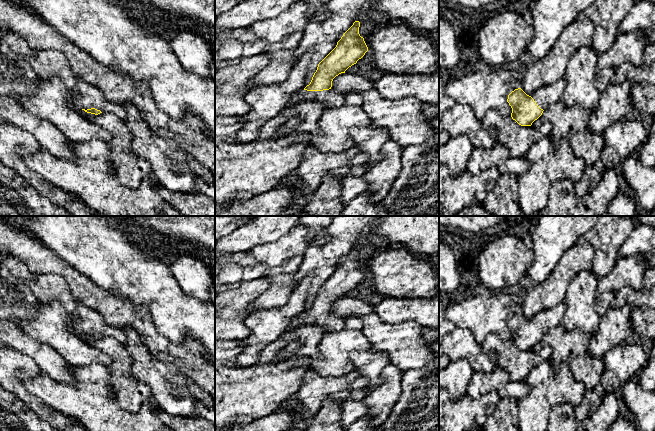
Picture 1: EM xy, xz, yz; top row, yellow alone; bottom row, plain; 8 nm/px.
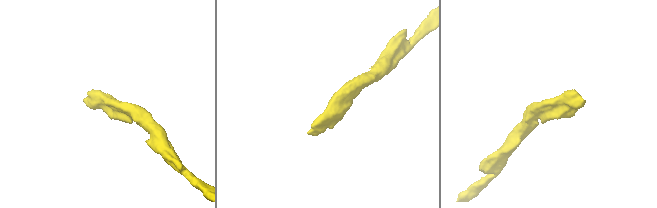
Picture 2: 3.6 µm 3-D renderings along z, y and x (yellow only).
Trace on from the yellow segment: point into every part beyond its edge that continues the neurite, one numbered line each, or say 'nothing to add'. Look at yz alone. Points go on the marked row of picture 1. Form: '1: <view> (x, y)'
1: yz (552, 93)

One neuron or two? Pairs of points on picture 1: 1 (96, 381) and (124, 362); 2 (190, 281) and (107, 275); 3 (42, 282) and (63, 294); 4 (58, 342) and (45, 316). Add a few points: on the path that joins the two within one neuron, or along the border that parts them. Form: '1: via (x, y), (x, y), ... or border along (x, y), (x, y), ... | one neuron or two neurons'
1: border along (106, 366), (110, 376), (112, 391), (115, 395) | two neurons
2: border along (169, 266), (180, 288), (192, 297) | two neurons
3: via (47, 282), (52, 283), (58, 289) | one neuron
4: via (58, 336), (51, 327), (51, 322) | one neuron

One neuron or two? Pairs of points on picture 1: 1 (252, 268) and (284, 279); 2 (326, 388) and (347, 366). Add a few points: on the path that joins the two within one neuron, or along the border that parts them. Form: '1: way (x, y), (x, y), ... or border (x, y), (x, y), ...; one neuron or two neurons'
1: border (249, 254), (264, 265), (264, 275); two neurons
2: border (354, 368), (339, 377), (320, 376), (313, 371); two neurons

